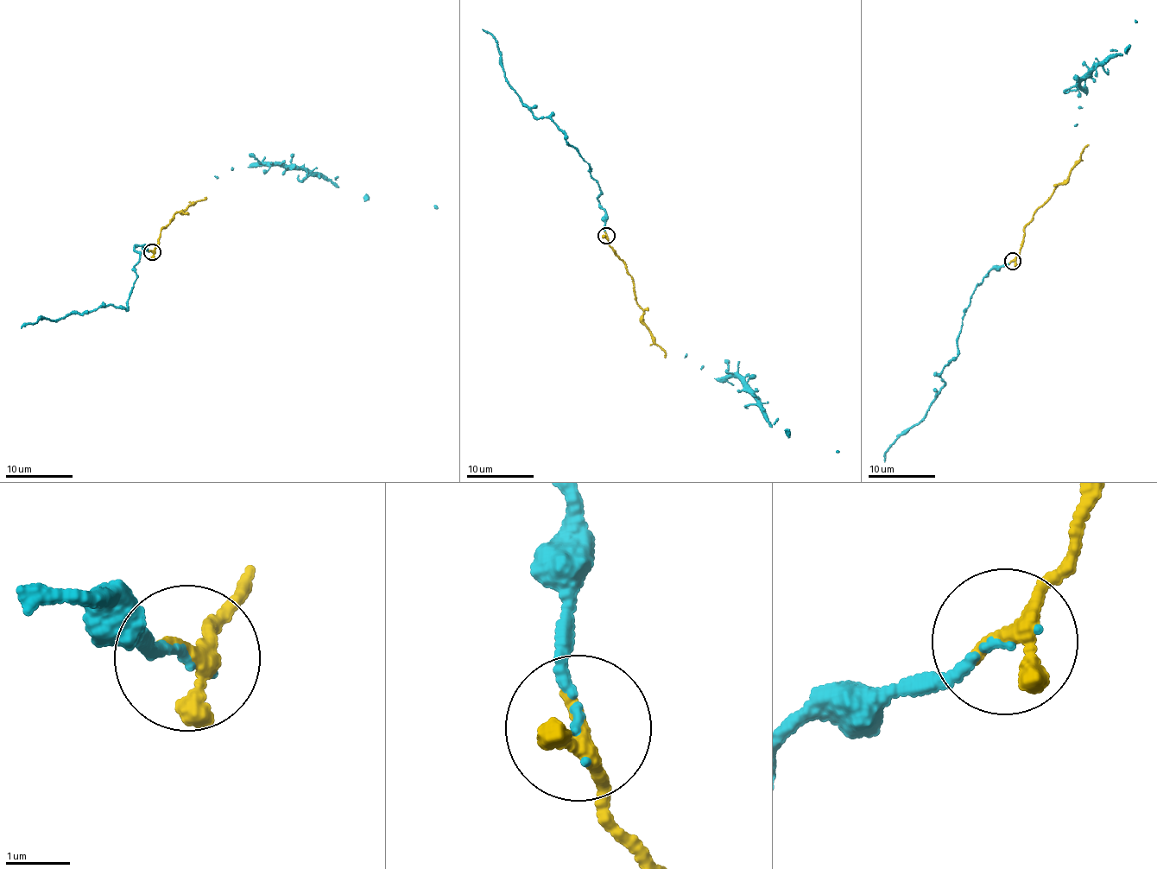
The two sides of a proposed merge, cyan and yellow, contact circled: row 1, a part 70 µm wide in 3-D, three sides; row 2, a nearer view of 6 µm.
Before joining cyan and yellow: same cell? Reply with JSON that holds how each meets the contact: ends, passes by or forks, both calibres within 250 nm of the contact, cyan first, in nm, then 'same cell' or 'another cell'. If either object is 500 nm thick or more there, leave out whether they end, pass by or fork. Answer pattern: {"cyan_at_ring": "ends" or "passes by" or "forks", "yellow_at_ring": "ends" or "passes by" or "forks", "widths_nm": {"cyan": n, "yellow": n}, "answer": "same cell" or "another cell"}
{"cyan_at_ring": "ends", "yellow_at_ring": "ends", "widths_nm": {"cyan": 110, "yellow": 360}, "answer": "same cell"}

